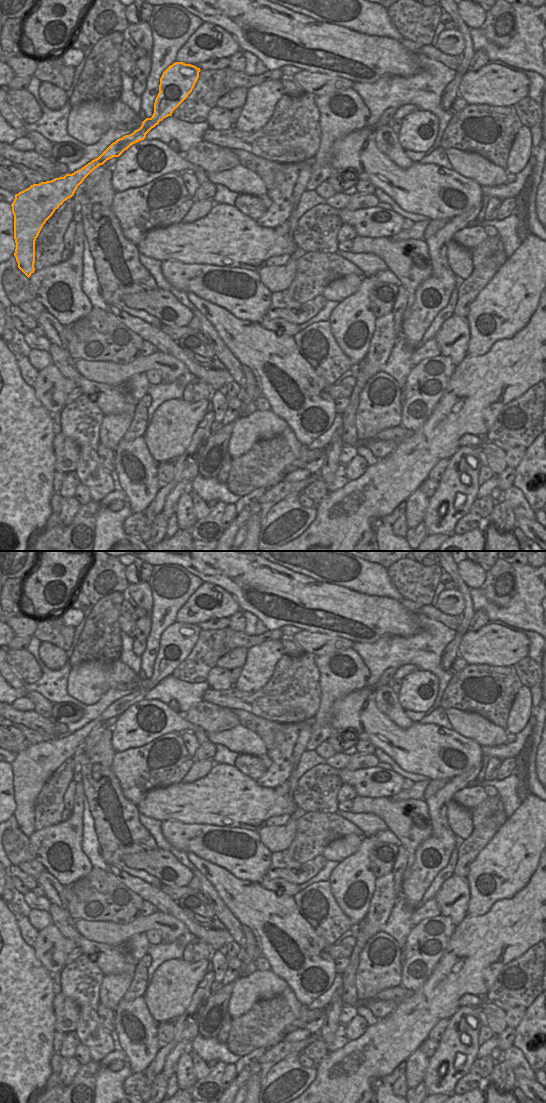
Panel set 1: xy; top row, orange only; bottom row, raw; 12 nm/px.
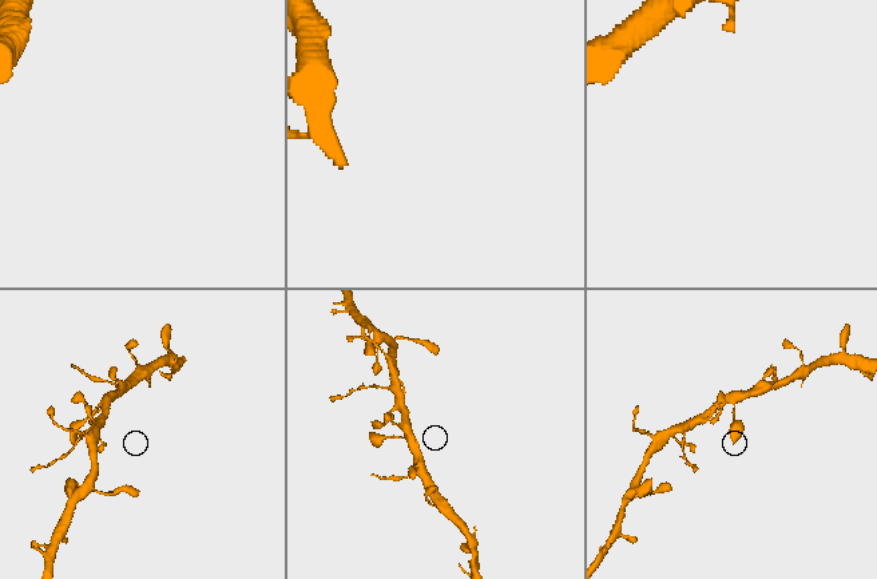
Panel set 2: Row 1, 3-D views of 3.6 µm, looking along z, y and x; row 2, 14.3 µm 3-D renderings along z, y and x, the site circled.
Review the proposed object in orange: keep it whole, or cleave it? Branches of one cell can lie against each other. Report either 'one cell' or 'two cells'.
one cell

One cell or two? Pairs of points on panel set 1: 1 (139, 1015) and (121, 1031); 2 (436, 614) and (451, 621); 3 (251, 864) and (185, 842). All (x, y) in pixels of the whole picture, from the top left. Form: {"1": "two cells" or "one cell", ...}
{"1": "one cell", "2": "one cell", "3": "one cell"}

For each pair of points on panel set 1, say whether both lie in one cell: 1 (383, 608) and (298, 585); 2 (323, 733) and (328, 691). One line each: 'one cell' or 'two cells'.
1: one cell
2: one cell

